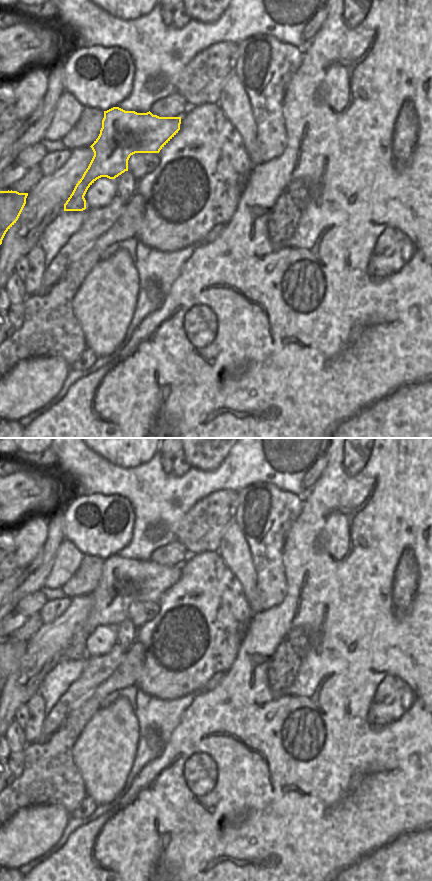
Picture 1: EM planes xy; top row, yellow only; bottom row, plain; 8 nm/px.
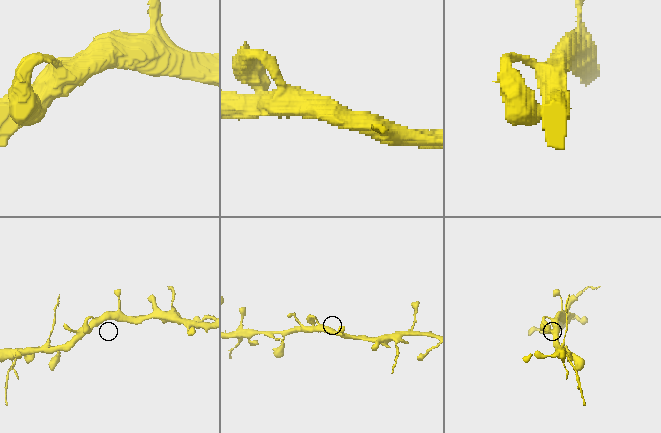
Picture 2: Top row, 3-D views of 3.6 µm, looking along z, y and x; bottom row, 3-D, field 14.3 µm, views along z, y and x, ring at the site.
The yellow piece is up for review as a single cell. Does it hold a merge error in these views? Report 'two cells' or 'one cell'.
one cell

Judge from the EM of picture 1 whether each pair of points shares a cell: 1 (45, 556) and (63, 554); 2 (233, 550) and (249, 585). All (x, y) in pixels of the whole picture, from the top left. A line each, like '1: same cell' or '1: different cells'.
1: different cells
2: same cell

